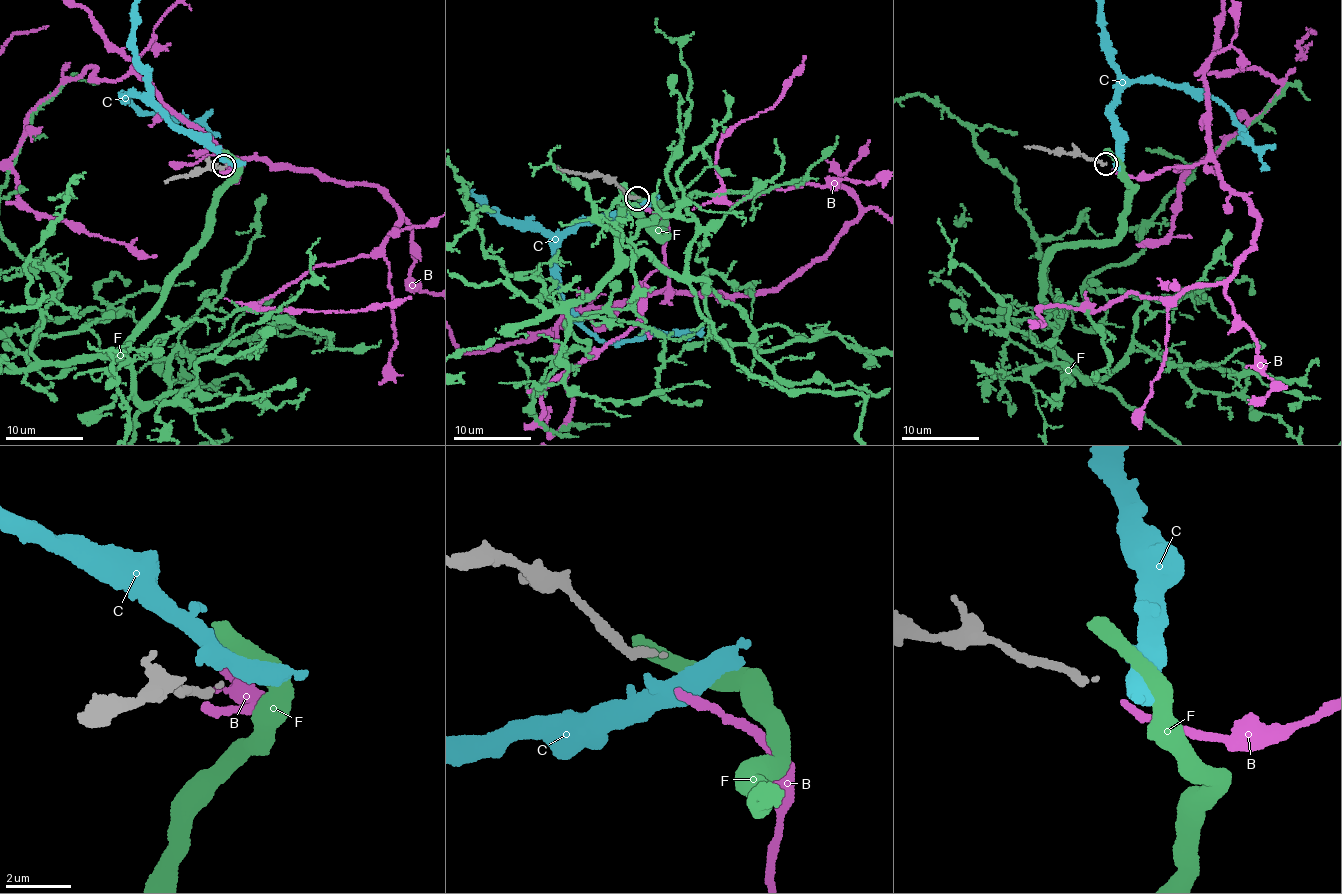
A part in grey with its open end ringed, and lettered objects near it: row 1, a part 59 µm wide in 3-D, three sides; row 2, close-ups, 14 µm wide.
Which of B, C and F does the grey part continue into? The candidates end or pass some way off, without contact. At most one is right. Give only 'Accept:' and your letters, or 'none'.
Accept: B

